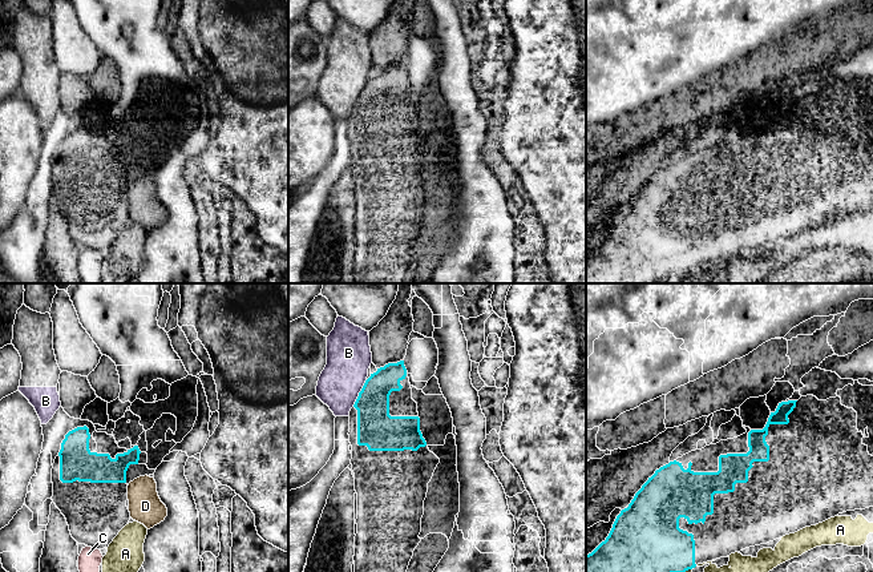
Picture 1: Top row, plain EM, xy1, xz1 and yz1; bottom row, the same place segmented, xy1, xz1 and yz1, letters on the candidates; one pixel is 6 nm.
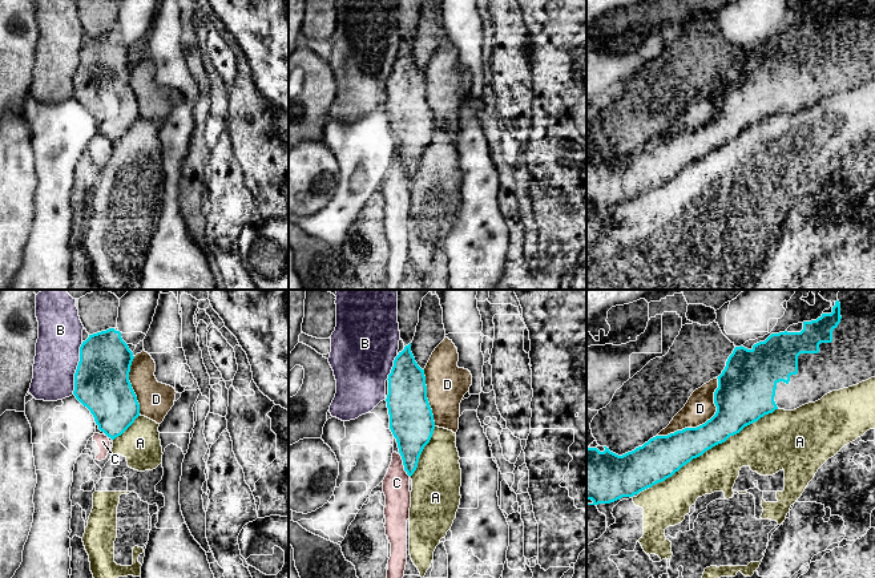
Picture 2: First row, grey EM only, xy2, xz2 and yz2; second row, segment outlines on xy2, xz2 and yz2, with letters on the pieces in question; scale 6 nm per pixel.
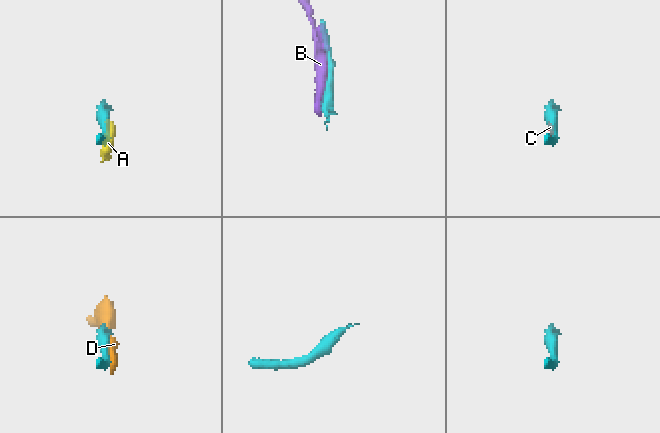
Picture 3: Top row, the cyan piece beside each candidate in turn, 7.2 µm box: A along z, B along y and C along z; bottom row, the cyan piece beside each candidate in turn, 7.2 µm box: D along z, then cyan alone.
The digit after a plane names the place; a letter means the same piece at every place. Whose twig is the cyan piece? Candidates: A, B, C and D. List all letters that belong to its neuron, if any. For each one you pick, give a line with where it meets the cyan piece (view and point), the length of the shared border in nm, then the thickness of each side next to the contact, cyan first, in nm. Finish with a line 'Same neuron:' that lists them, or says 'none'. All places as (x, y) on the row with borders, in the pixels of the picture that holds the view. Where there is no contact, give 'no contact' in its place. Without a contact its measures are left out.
Same neuron: none

